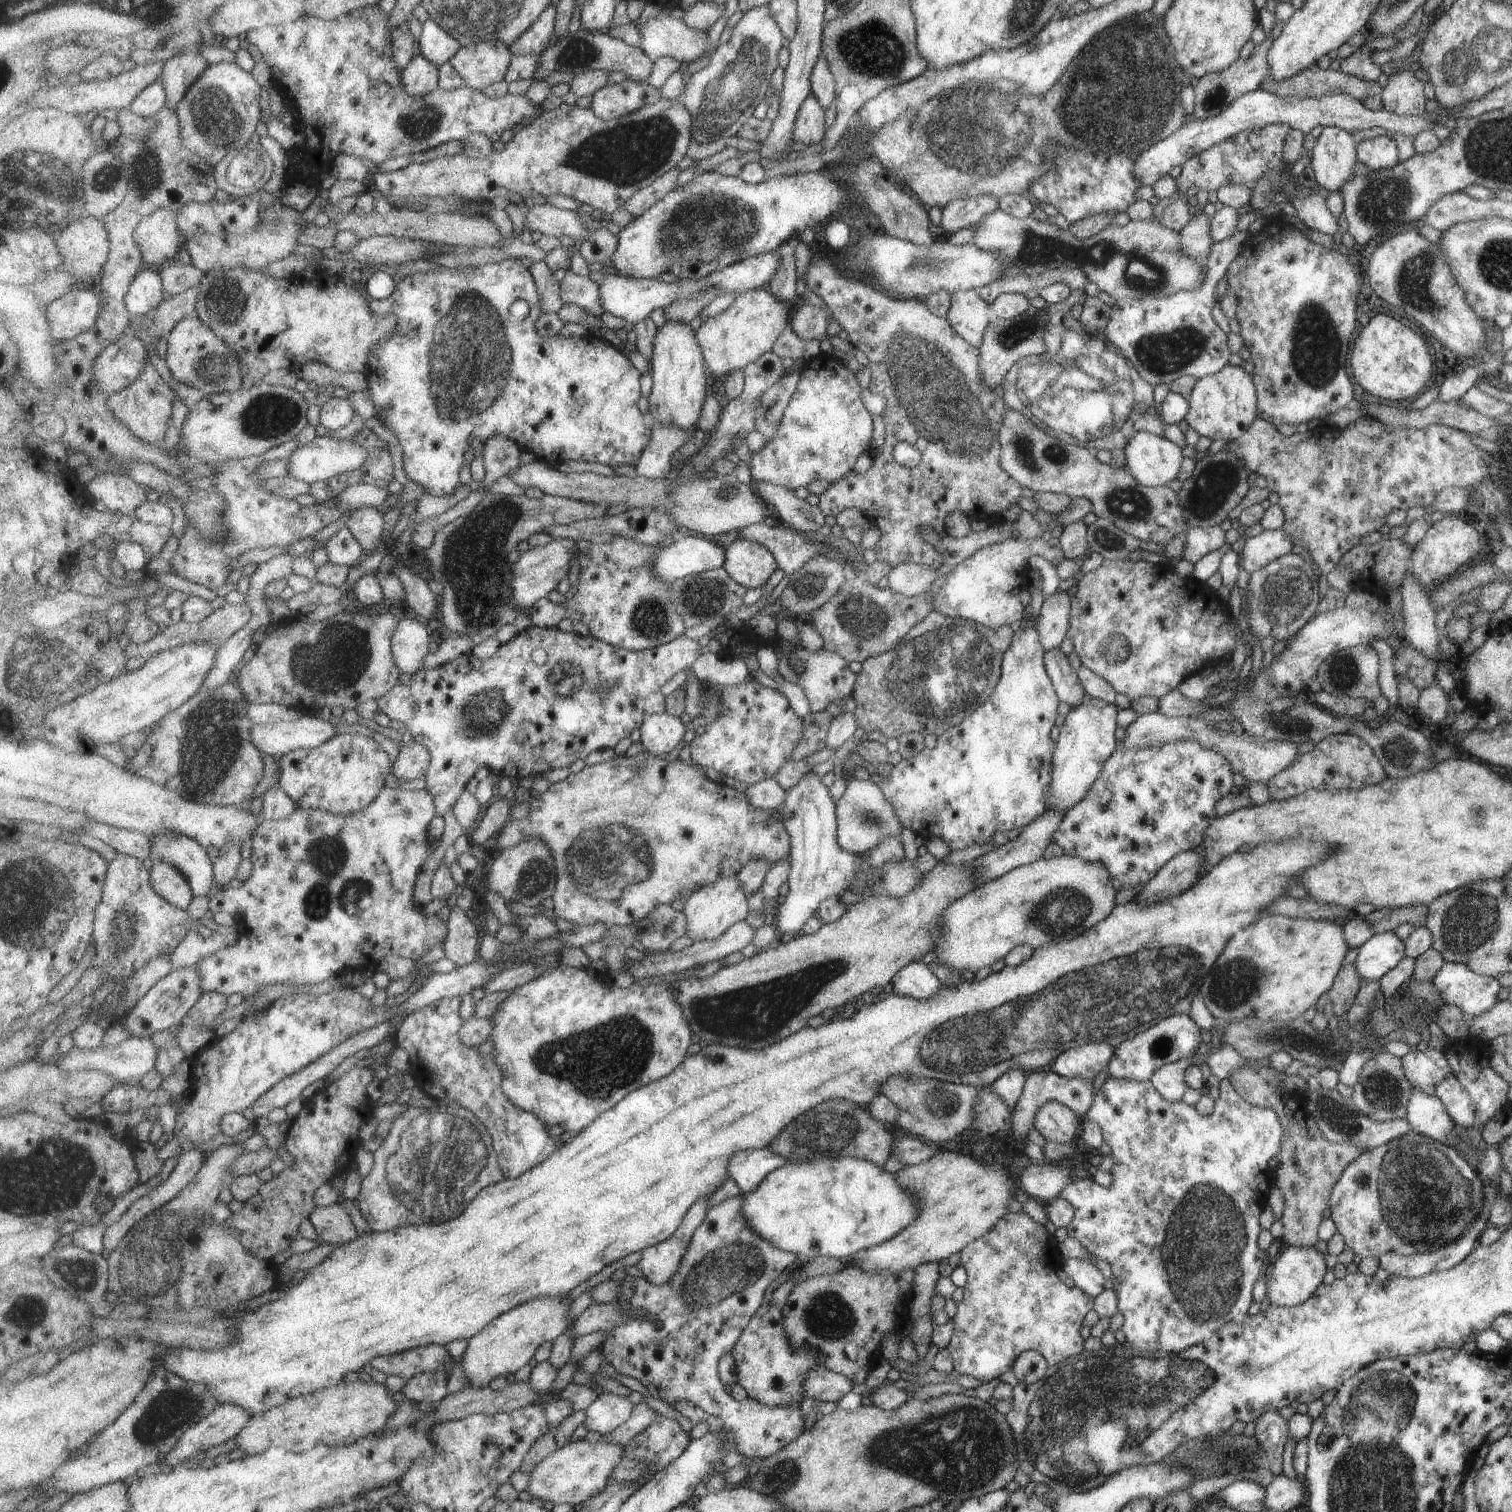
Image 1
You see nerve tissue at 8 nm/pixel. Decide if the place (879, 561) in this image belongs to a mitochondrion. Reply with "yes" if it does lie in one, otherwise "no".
no

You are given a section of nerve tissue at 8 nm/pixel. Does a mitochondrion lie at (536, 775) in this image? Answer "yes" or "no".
no

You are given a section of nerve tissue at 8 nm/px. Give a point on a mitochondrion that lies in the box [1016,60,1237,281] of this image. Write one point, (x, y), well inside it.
(1215, 96)

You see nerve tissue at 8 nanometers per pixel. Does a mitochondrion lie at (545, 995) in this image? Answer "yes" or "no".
no

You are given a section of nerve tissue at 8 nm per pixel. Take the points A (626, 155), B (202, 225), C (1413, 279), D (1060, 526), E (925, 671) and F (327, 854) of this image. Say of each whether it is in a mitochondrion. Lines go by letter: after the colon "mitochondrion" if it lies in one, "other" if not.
A: mitochondrion
B: other
C: mitochondrion
D: other
E: mitochondrion
F: mitochondrion

